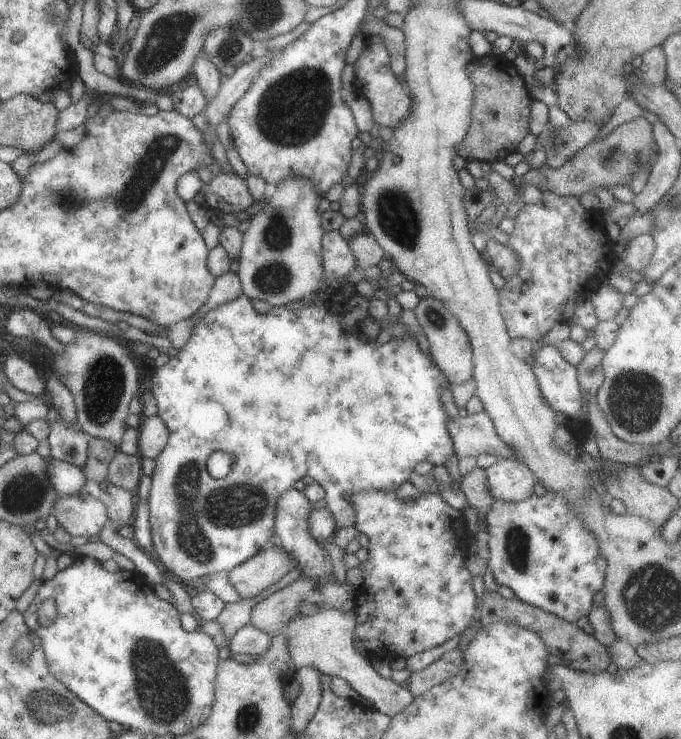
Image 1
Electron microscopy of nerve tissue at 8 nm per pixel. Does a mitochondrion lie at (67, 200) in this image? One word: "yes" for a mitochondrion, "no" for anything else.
yes

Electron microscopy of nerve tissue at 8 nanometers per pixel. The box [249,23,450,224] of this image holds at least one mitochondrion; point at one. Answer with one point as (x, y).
(292, 111)

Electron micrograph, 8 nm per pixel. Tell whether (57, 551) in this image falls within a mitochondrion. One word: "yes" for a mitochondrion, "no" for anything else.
no

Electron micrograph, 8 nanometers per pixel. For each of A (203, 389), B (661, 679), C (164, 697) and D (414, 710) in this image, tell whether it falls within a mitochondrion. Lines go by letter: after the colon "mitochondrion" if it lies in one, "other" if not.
A: other
B: other
C: mitochondrion
D: other

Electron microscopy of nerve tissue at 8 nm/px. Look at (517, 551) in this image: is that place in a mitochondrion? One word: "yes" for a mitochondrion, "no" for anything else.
yes

